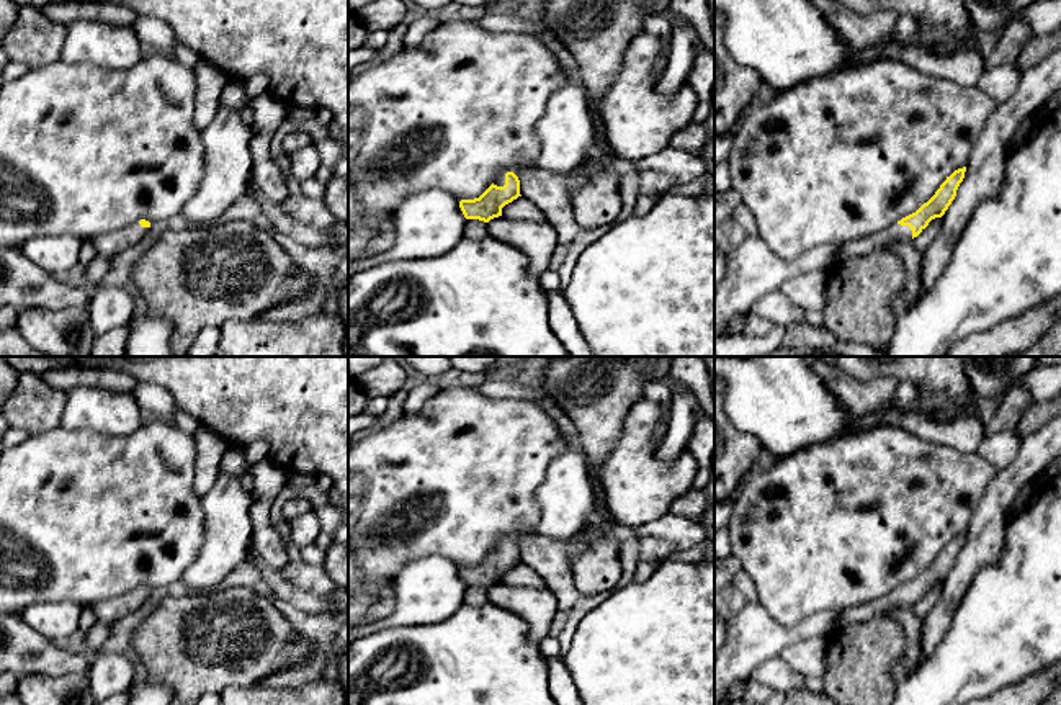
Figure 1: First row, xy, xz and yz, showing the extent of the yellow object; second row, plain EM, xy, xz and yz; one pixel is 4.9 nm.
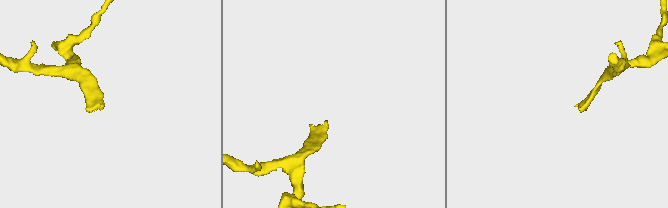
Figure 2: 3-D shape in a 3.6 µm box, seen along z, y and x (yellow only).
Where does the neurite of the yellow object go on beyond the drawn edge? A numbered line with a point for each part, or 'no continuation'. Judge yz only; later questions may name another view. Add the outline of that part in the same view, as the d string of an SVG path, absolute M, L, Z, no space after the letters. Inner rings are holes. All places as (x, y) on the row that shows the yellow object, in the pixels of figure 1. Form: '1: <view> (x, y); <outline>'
1: yz (888, 237); M898 222L891 224L889 227L878 231L876 234L844 244L830 267L840 265L855 257L868 255L878 247L893 249L898 242L902 240L912 240L911 227L901 226Z

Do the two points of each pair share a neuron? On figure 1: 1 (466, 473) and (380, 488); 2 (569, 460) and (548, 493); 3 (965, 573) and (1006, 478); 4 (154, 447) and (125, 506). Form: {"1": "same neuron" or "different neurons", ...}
{"1": "same neuron", "2": "same neuron", "3": "same neuron", "4": "same neuron"}

